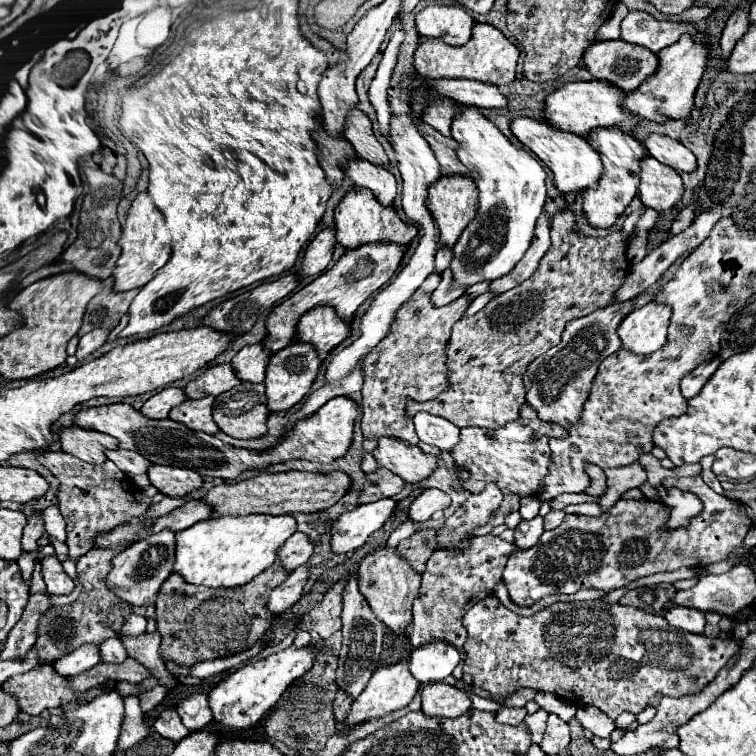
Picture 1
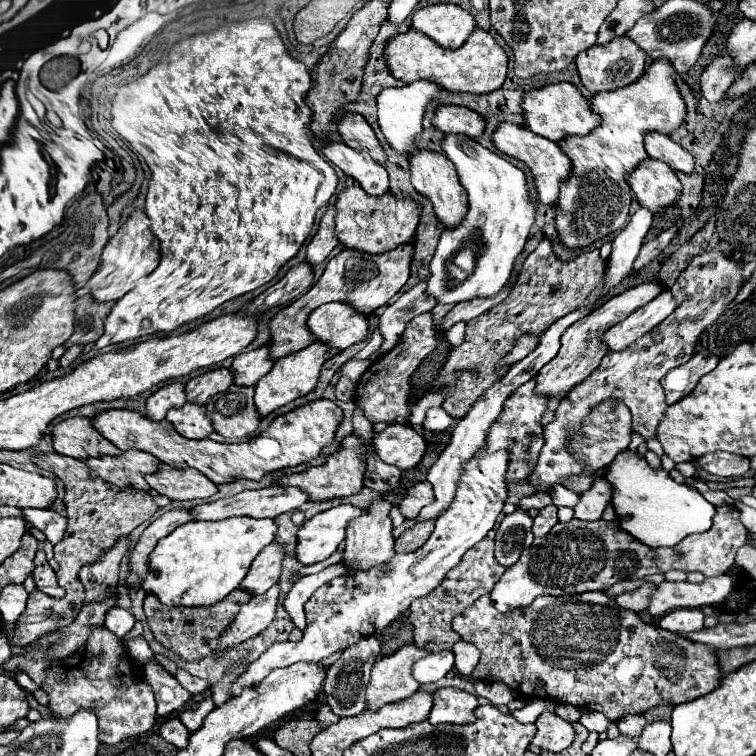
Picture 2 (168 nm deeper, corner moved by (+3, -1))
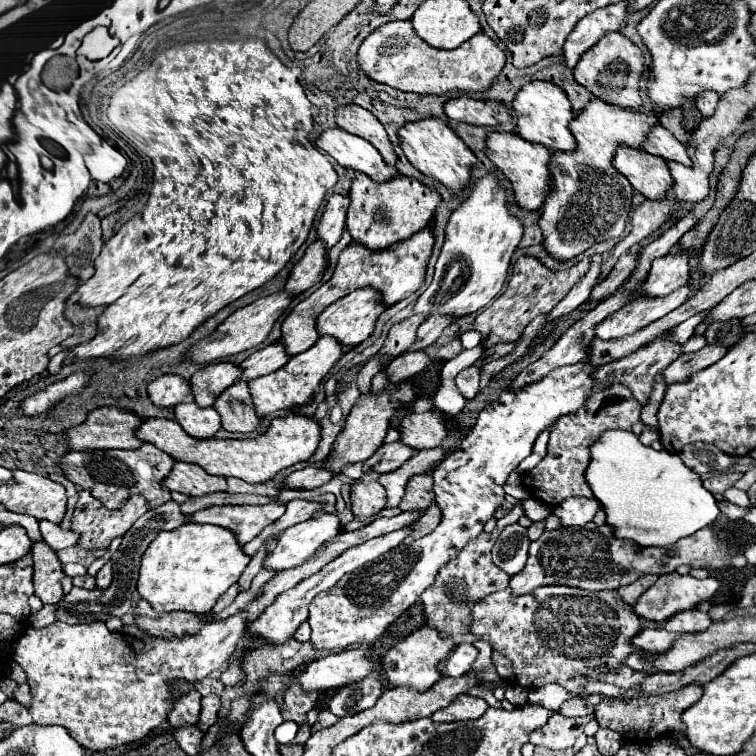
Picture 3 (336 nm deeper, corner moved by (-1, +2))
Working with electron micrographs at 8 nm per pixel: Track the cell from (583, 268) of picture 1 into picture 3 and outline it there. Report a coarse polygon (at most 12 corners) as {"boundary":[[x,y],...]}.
{"boundary":[[520,257],[506,291],[472,323],[482,347],[514,343],[590,269]]}

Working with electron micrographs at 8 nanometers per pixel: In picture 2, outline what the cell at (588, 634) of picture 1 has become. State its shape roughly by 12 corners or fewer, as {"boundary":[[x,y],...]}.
{"boundary":[[538,596],[452,620],[474,680],[612,722],[718,688],[712,648]]}

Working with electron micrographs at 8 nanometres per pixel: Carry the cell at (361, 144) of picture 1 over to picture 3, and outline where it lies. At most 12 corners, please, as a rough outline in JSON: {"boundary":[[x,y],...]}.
{"boundary":[[360,105],[338,107],[340,129],[370,141],[396,165],[384,125]]}

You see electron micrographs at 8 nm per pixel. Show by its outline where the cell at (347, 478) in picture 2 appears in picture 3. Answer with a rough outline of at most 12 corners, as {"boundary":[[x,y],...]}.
{"boundary":[[416,389],[362,395],[324,465],[334,475],[384,443],[390,417]]}

